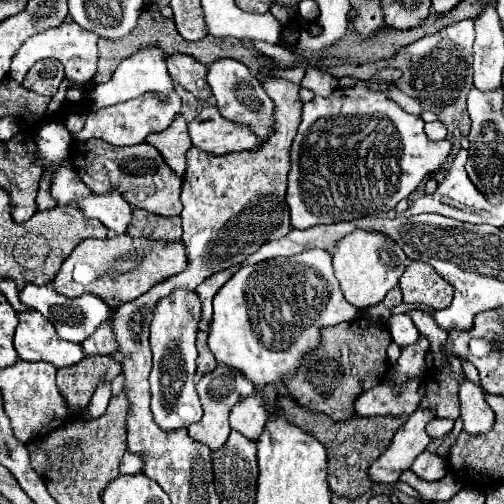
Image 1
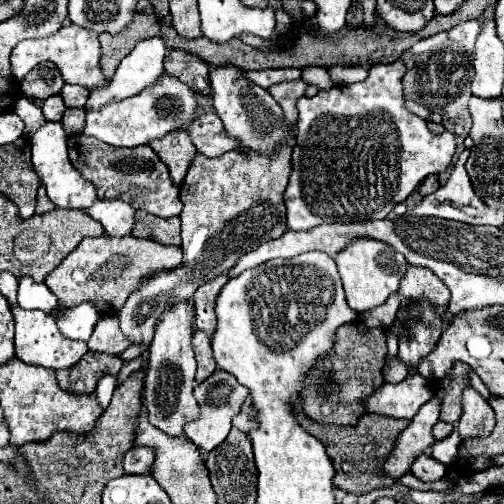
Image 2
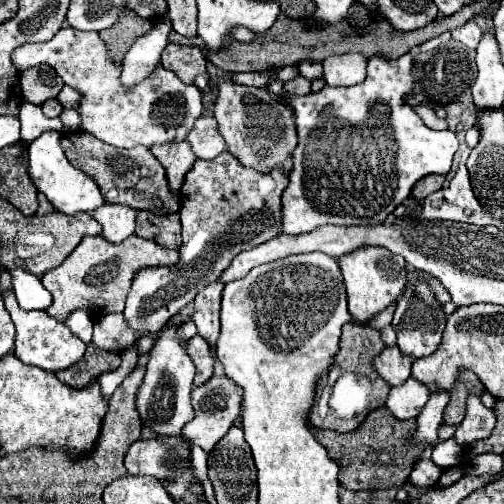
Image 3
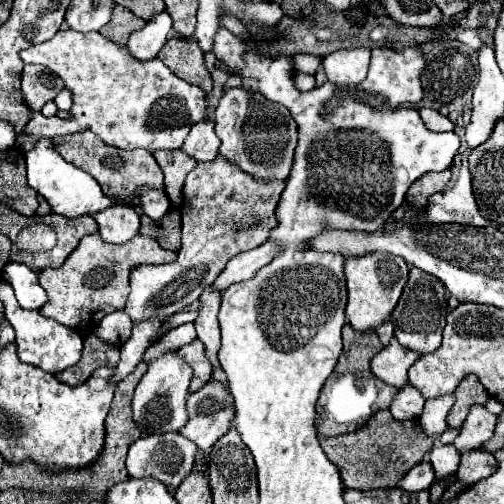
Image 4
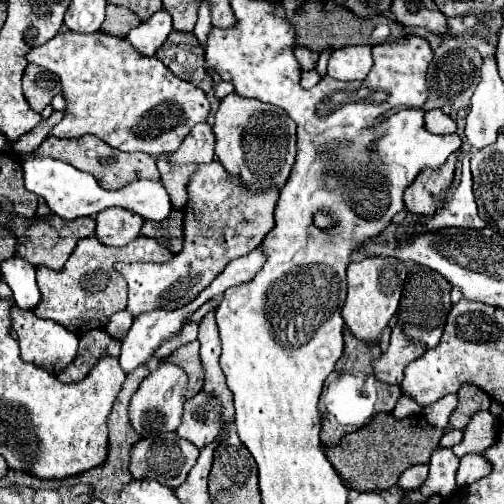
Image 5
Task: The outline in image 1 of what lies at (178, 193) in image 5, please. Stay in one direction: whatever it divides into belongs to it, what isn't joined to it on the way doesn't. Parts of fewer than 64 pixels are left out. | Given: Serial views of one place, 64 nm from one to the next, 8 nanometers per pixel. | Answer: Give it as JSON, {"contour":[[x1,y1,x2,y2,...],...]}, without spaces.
{"contour":[[176,116,172,126,160,134,152,134,146,140,152,144,164,158,164,162,176,172,176,176,184,176,186,172,186,152,192,148,192,140,188,136,184,116]]}

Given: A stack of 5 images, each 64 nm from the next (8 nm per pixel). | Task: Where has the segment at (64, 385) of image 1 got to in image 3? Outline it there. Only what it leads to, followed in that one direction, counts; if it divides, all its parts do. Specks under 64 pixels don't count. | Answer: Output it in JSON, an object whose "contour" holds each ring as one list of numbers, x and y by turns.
{"contour":[[88,342,88,348,82,360,76,362,72,368,60,370,56,376,60,382,72,388,86,388,106,370,116,370,118,364,120,364,118,352,108,352,108,350,98,348,94,342]]}

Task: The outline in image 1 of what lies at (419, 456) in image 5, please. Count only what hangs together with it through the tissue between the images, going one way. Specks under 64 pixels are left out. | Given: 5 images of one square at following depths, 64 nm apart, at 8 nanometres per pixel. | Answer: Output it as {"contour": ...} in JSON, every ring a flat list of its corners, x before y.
{"contour":[[278,398,276,408,292,424,300,426,304,432,316,436,324,444,324,448,328,450,330,490,334,494,346,496,346,498,356,498,374,486,374,482,368,476,368,468,372,466,376,456,380,456,388,448,396,430,408,420,406,416,398,416,398,418,392,418,392,416,370,416,370,418,352,416,352,420,334,422,334,420,328,420,328,416,308,412,304,406,300,406,296,400,290,400,290,398]]}

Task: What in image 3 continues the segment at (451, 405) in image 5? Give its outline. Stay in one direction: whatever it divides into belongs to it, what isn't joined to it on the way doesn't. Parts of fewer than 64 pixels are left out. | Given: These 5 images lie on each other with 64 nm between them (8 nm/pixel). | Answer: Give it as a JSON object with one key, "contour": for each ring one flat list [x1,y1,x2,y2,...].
{"contour":[[432,394,432,400,426,402,426,406,422,408,422,414,418,414,416,418,418,428,412,440,430,442,430,444,438,440,438,428,444,424,442,416,444,416,444,408,448,406,448,402,450,402,450,394]]}

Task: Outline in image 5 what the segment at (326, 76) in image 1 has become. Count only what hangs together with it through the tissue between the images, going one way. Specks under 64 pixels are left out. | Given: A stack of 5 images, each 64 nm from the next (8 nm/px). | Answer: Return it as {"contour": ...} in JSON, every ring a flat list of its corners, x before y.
{"contour":[[296,46,294,48,294,54,300,60,302,70,312,70,316,66,316,62,318,62,318,54,312,52,312,50,308,50,306,46]]}

